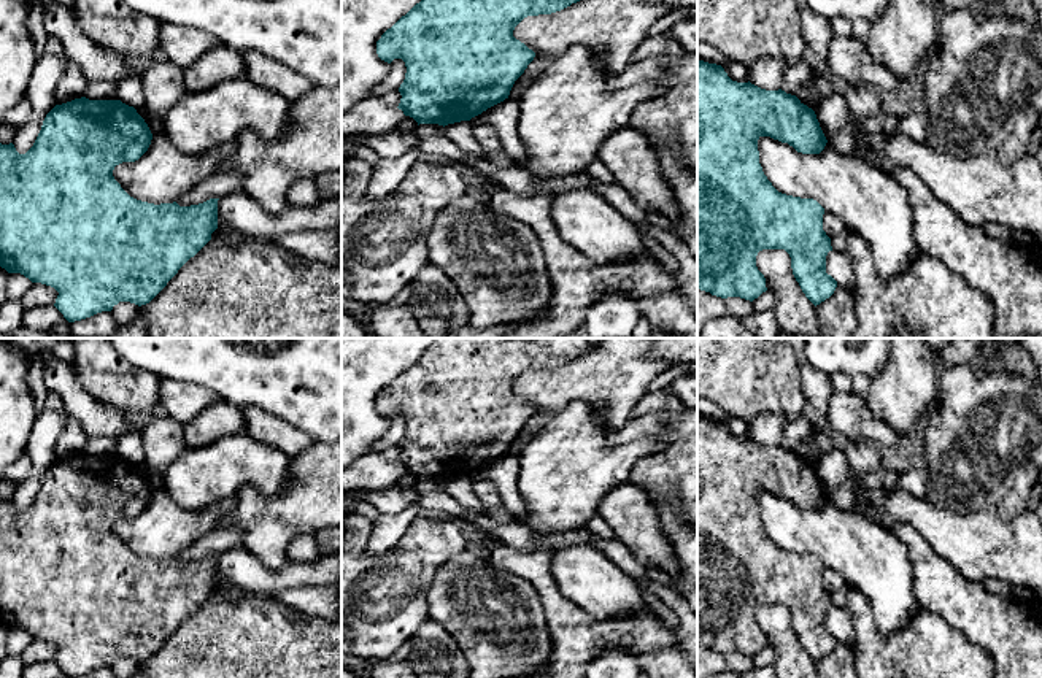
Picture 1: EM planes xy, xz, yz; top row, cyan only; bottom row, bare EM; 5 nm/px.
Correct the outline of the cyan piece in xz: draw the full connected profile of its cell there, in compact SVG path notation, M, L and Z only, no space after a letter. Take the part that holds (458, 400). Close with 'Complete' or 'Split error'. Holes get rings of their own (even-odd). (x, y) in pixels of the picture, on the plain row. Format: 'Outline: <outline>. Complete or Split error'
Outline: M434 338L424 354L388 384L376 397L376 410L391 419L402 414L407 422L399 443L399 465L419 480L448 481L470 476L508 454L515 437L534 416L535 408L513 392L515 383L527 372L551 370L589 349L586 338Z. Complete

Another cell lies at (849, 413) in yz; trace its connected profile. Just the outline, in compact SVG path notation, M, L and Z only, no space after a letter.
M834 391L826 418L831 427L850 441L875 443L886 454L894 454L905 446L905 440L888 422L877 419L867 400L858 394Z

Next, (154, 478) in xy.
M137 462L135 465L148 480L152 492L164 489L164 473L162 472L149 468L145 462Z

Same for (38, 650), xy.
M32 638L25 651L21 654L24 665L49 662L56 659L59 648L46 640Z

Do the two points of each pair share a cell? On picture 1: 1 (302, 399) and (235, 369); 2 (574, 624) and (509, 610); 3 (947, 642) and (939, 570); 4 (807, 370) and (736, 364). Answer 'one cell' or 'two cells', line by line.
1: one cell
2: two cells
3: two cells
4: two cells

